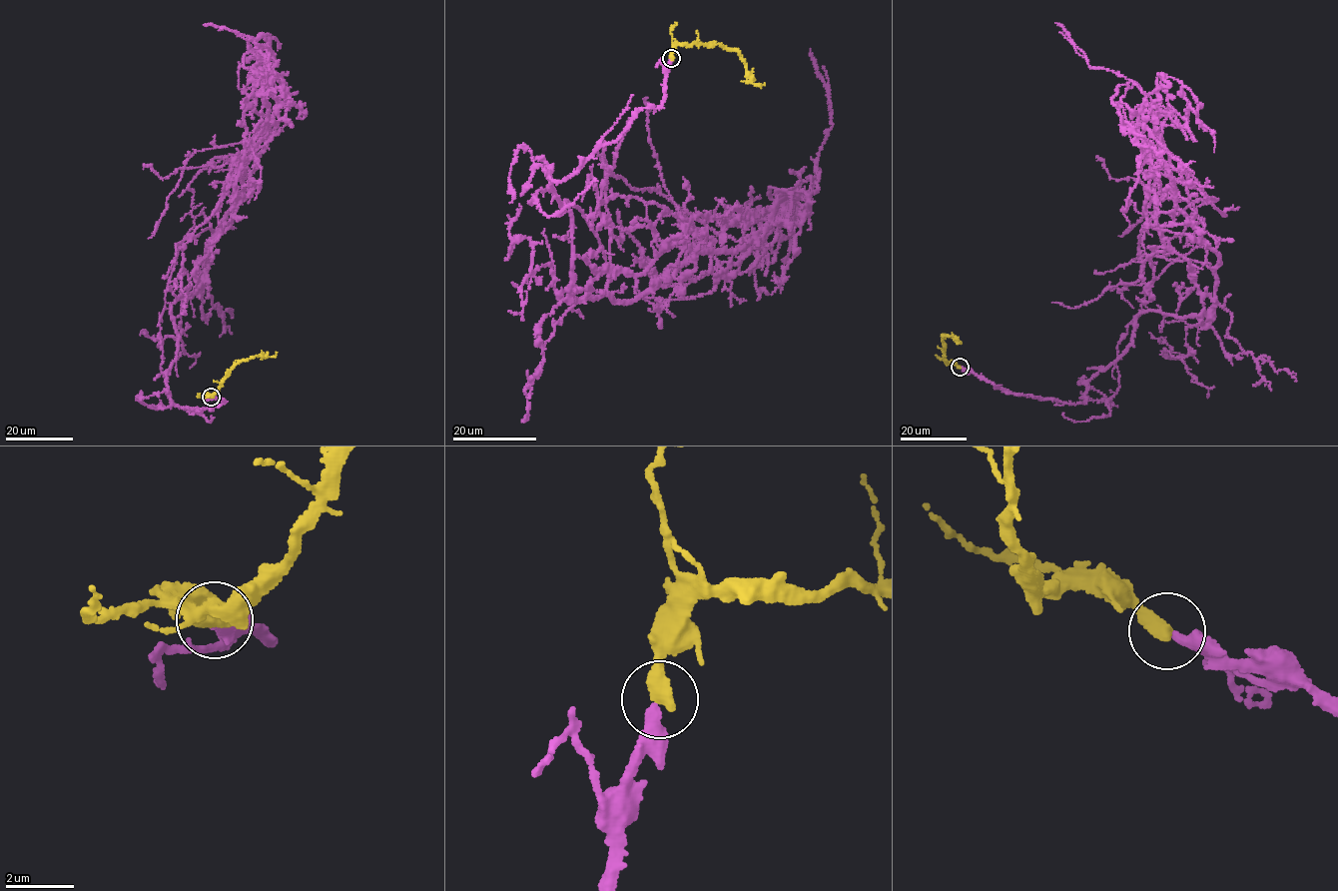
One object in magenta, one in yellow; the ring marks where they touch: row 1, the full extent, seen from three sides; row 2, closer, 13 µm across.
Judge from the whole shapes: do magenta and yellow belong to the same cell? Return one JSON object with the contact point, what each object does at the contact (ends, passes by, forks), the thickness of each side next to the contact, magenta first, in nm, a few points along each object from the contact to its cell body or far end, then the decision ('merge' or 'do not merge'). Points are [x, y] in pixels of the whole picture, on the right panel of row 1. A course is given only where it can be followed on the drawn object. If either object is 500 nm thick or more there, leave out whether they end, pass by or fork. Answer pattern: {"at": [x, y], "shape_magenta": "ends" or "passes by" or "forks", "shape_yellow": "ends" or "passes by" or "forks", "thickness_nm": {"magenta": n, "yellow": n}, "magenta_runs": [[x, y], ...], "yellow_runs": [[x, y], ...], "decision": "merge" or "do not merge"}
{"at": [960, 367], "thickness_nm": {"magenta": 360, "yellow": 500}, "magenta_runs": [[960, 367], [1081, 404], [1138, 316], [1175, 315], [1190, 264], [1144, 210], [1162, 138], [1218, 199], [1165, 239]], "yellow_runs": [[960, 367], [948, 364], [942, 340], [943, 336], [956, 337], [959, 343], [956, 339]], "decision": "merge"}

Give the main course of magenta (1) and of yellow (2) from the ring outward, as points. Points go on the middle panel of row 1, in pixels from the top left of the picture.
1: (671, 58), (549, 174), (572, 254), (641, 274), (709, 215), (742, 257), (660, 285), (608, 216)
2: (671, 58), (674, 47), (718, 43), (741, 55), (754, 84), (764, 83)

